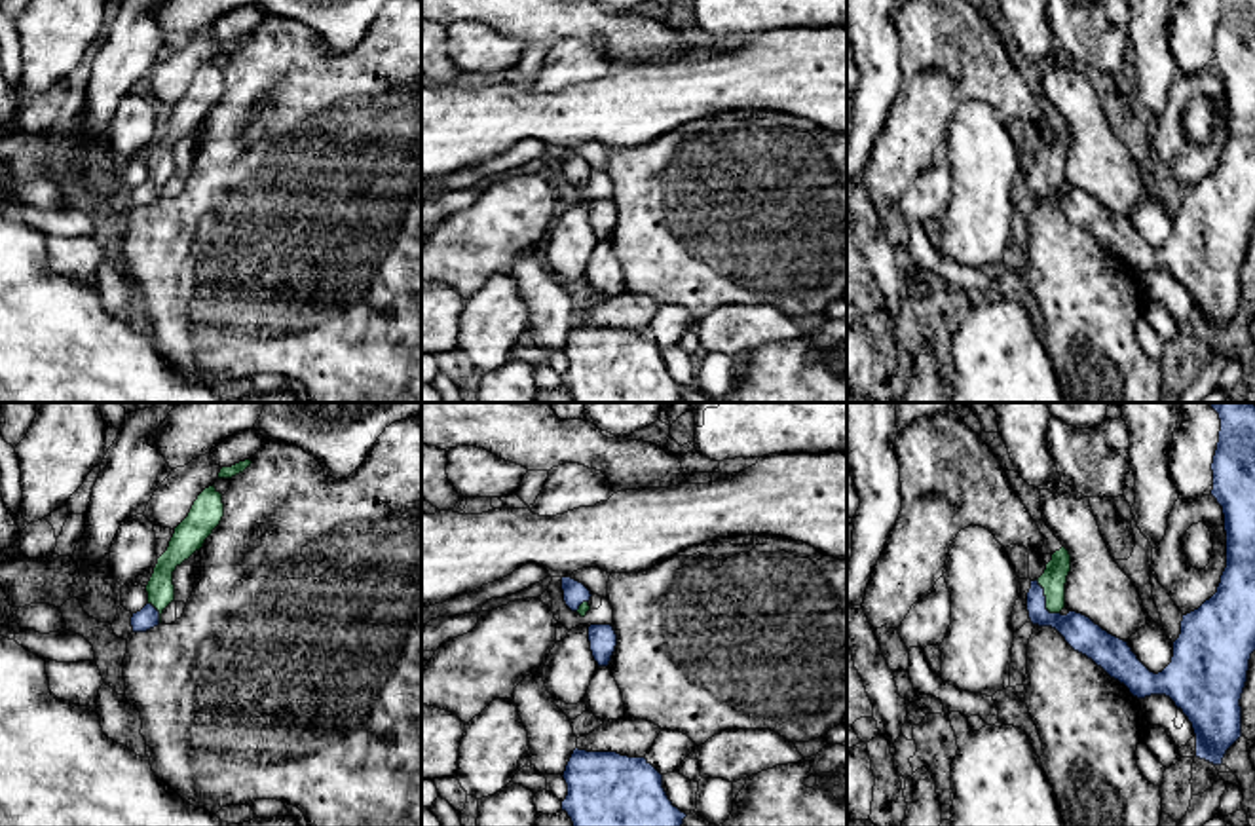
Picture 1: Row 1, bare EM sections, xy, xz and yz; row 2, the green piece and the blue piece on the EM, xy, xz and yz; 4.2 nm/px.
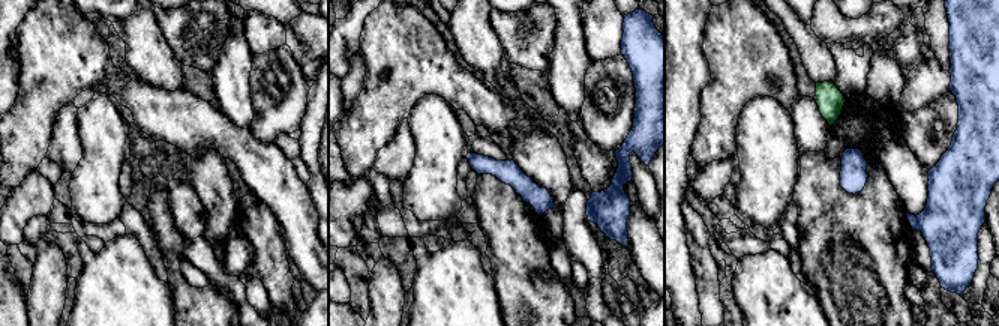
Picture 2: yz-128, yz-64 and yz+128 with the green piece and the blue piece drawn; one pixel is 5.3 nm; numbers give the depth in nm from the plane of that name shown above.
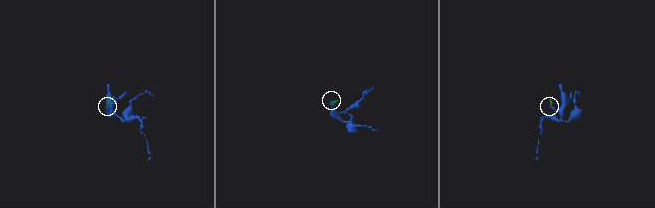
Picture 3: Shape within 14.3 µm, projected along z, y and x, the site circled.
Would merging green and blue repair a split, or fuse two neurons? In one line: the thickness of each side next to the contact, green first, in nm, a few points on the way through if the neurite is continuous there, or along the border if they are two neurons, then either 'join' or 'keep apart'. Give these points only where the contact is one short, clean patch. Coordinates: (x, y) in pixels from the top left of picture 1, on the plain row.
calibres 110 and 150 nm; way yz (1054, 152), (1047, 175), (1062, 198), (1081, 207); join

